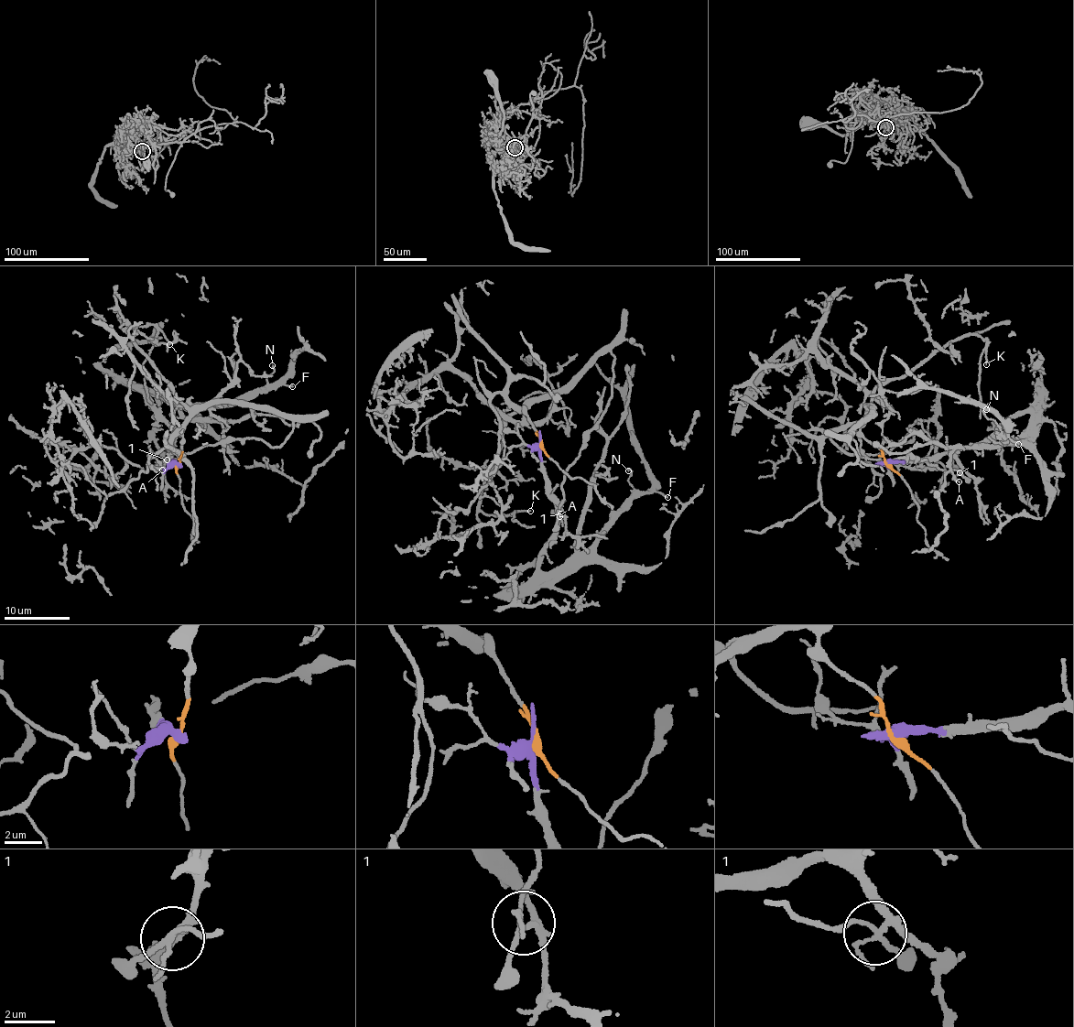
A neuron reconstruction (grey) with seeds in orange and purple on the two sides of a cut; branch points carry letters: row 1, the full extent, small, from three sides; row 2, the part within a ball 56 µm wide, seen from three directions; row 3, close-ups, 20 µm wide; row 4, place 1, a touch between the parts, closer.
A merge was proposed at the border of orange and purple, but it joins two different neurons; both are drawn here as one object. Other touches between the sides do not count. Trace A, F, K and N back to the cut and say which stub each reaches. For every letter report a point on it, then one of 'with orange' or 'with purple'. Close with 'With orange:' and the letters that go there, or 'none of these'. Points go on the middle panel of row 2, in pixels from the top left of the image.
A: at (559, 516); with purple
F: at (667, 497); with purple
K: at (530, 511); with orange
N: at (628, 470); with purple
With orange: K

